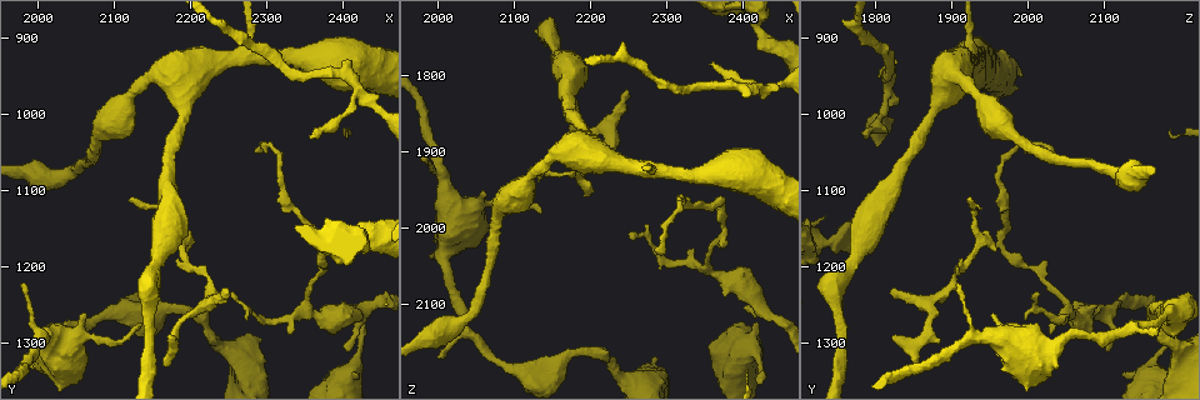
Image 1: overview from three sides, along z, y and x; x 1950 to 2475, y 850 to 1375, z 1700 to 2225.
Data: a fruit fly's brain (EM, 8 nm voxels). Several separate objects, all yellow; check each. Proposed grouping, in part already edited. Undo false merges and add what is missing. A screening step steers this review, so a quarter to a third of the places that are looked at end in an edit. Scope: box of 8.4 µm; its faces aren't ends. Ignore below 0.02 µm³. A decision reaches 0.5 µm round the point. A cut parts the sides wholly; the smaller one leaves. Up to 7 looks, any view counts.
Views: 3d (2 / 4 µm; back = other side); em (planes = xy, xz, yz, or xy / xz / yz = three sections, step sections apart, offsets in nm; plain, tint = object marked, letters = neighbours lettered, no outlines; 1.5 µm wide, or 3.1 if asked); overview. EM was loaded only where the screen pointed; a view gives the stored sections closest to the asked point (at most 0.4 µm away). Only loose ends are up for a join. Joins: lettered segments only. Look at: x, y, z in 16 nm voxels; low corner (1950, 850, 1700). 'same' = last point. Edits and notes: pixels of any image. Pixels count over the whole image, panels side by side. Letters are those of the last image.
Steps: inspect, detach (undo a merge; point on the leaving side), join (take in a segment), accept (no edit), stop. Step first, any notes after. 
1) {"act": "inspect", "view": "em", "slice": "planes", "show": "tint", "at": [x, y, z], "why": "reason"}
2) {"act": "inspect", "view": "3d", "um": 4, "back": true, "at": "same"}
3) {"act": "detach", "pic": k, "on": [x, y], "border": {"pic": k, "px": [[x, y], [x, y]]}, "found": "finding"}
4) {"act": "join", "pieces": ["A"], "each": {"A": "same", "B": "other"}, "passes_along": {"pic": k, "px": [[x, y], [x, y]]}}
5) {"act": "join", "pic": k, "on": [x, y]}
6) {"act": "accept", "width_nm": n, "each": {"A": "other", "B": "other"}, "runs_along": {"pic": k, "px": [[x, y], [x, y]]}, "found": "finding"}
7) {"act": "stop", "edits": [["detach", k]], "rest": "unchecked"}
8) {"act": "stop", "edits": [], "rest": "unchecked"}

{"act": "inspect", "view": "3d", "um": 2, "at": [2355, 1025, 1790], "why": "thin end"}

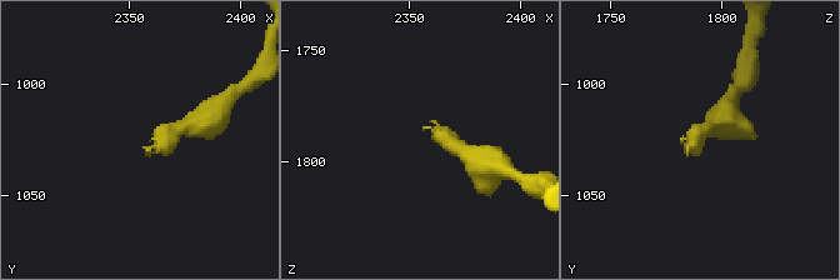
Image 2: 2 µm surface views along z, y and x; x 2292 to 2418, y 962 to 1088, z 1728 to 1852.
{"act": "inspect", "view": "em", "slice": "xz", "step": 4, "show": "tint", "at": [2356, 1029, 1787]}

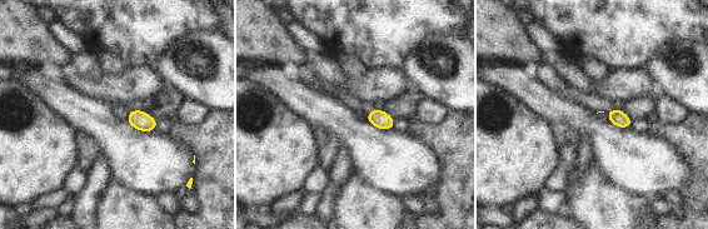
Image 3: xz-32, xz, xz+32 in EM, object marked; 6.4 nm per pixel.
{"act": "inspect", "view": "em", "slice": "yz", "step": 4, "show": "letters", "at": "same"}

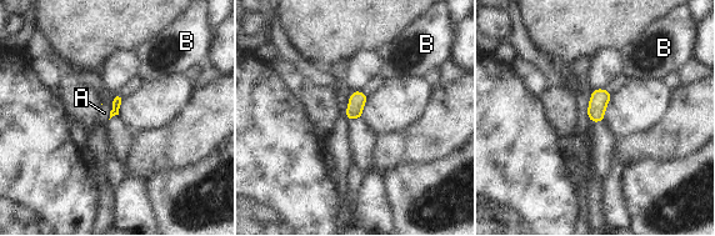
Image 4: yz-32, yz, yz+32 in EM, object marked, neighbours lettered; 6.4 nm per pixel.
{"act": "join", "pieces": ["A"], "longest_contact_nm": ["A", 100], "each": {"A": "same", "B": "other"}, "found": "it goes on there"}

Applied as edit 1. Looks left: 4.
{"act": "inspect", "view": "em", "slice": "planes", "show": "plain", "at": [2115, 1115, 1925], "why": "thin end"}

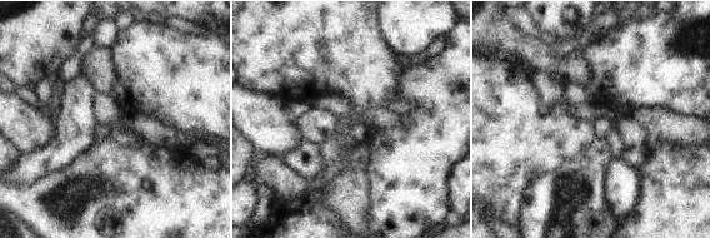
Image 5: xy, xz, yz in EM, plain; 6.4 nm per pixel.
{"act": "inspect", "view": "em", "slice": "planes", "show": "letters", "at": "same"}

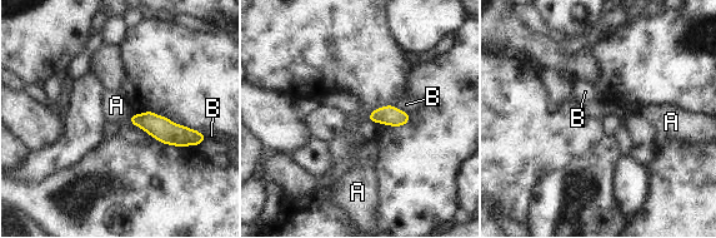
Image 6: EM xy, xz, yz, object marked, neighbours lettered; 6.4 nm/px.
{"act": "accept", "width_nm": 100, "longest_contact_nm": ["B", 110], "each": {"A": "other", "B": "other"}, "found": "none of them fits"}

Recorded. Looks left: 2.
{"act": "stop", "edits": [["join", 4]], "rest": "unchecked"}

